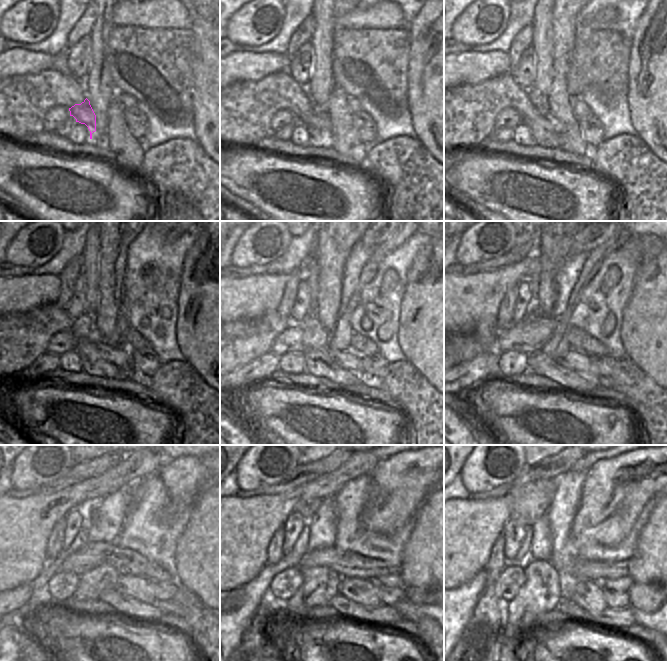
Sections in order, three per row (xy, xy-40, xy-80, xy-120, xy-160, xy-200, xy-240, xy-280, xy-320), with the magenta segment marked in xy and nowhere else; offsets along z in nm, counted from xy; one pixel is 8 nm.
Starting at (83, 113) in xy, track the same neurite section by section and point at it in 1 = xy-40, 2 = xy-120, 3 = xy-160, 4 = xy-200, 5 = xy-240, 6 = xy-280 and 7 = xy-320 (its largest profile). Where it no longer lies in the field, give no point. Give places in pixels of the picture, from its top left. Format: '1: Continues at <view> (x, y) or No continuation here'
1: Continues at xy-40 (319, 122)
2: Continues at xy-120 (120, 355)
3: Continues at xy-160 (348, 360)
4: Continues at xy-200 (577, 361)
5: Continues at xy-240 (135, 587)
6: Continues at xy-280 (361, 591)
7: Continues at xy-320 (587, 594)

